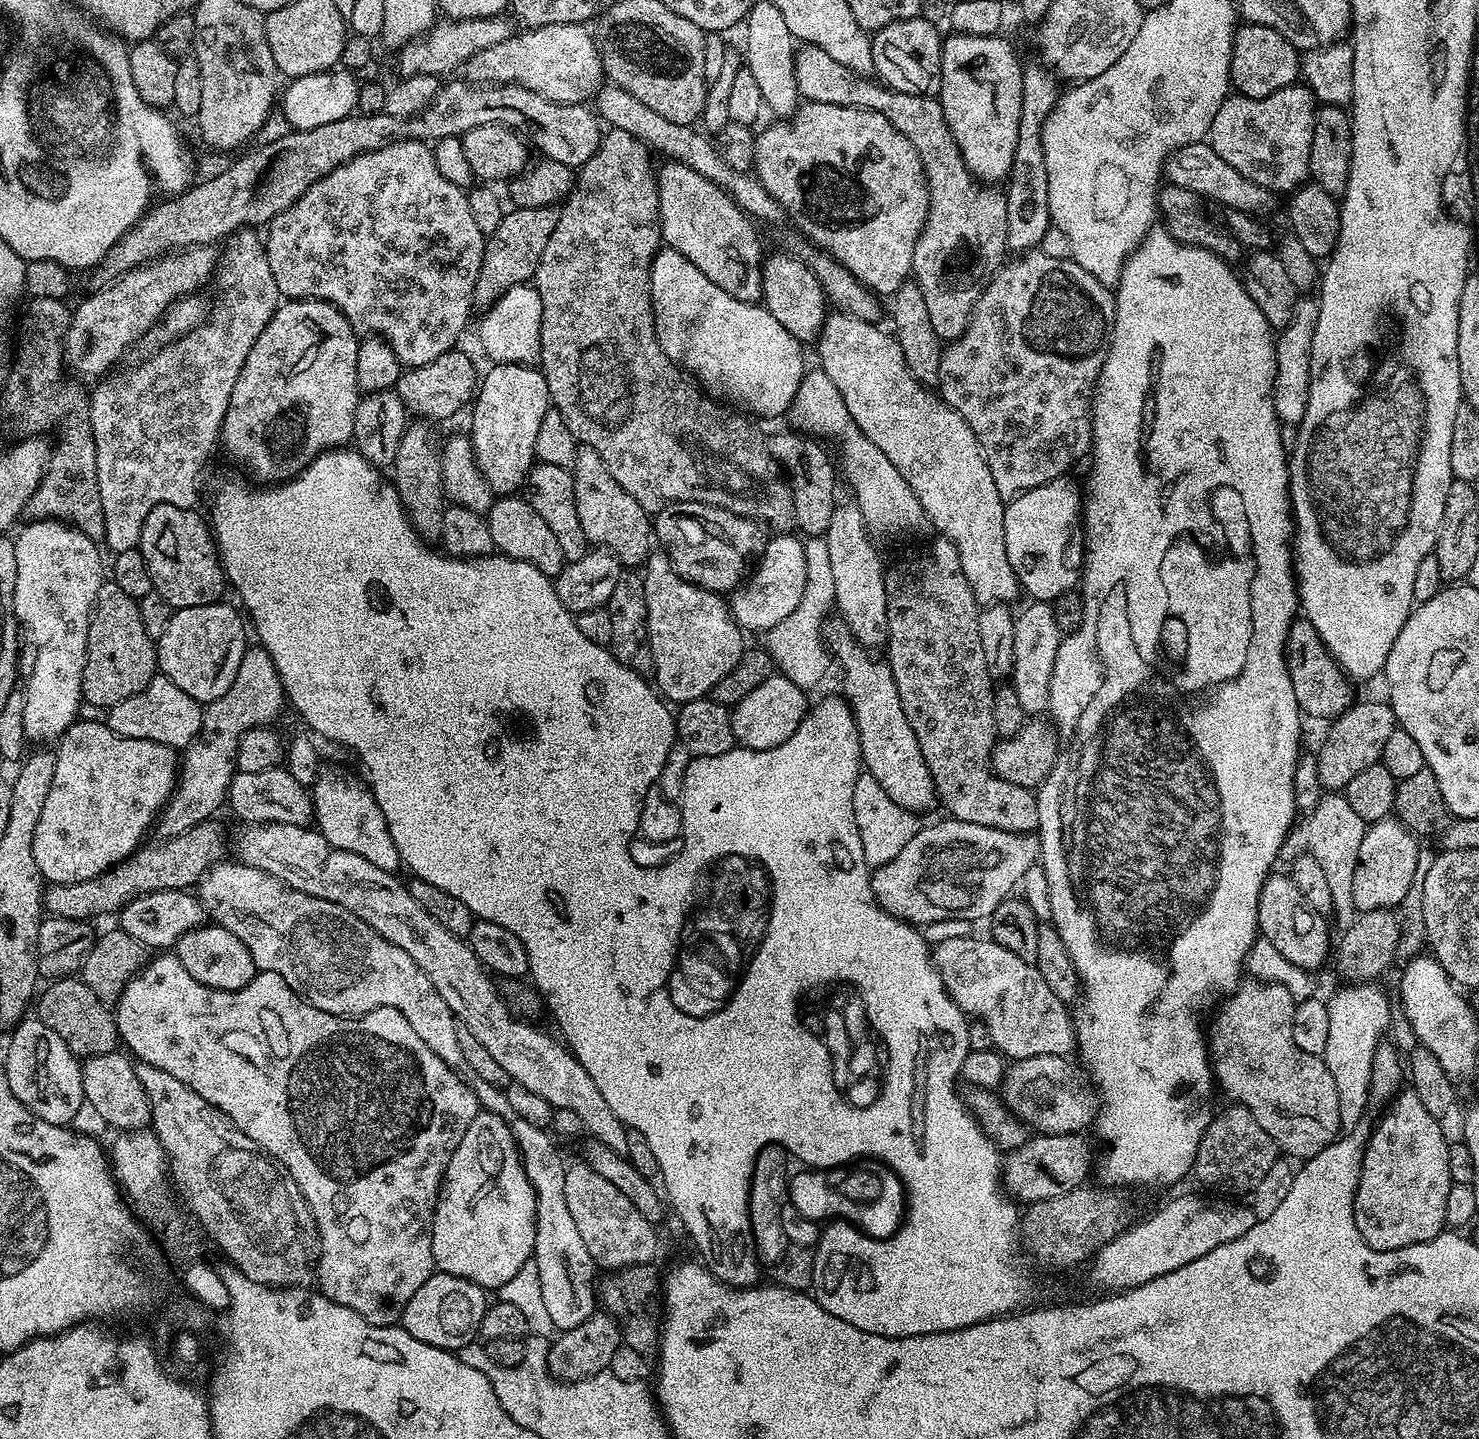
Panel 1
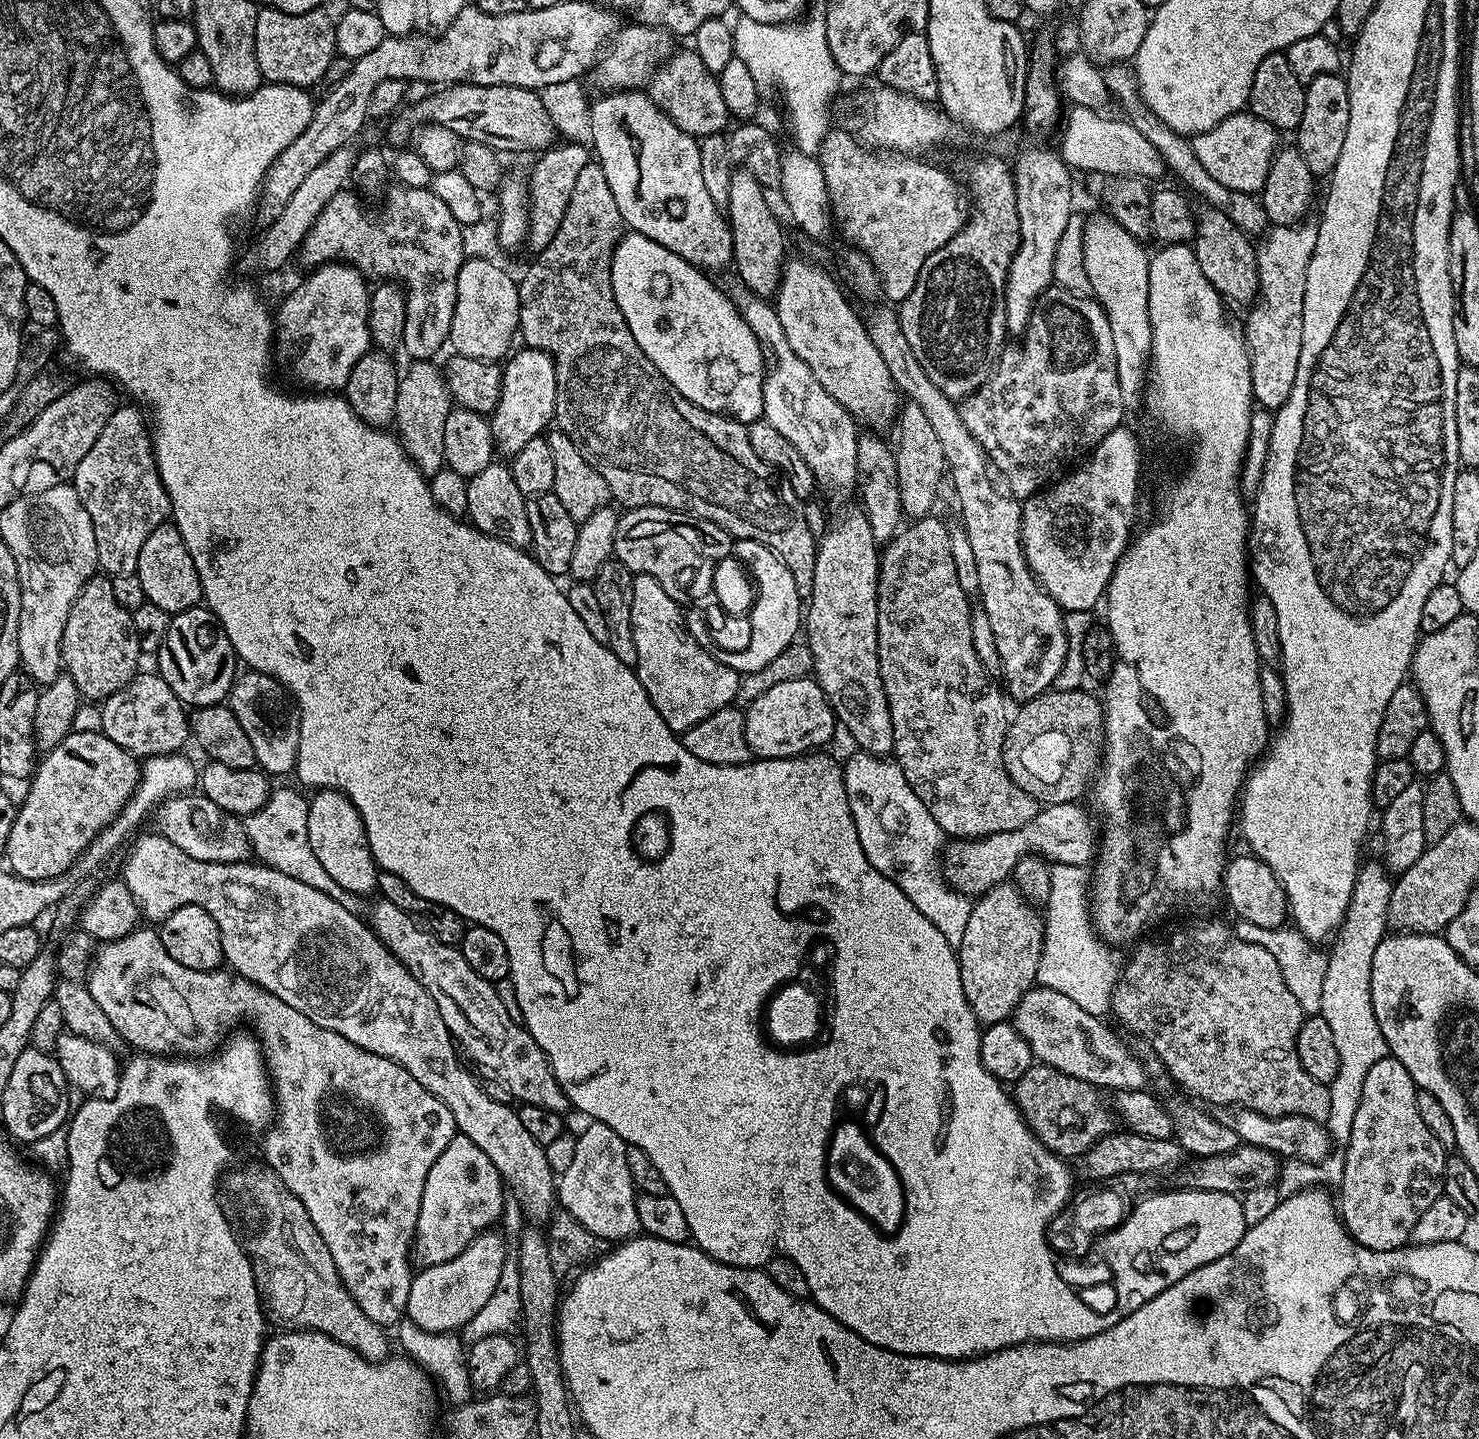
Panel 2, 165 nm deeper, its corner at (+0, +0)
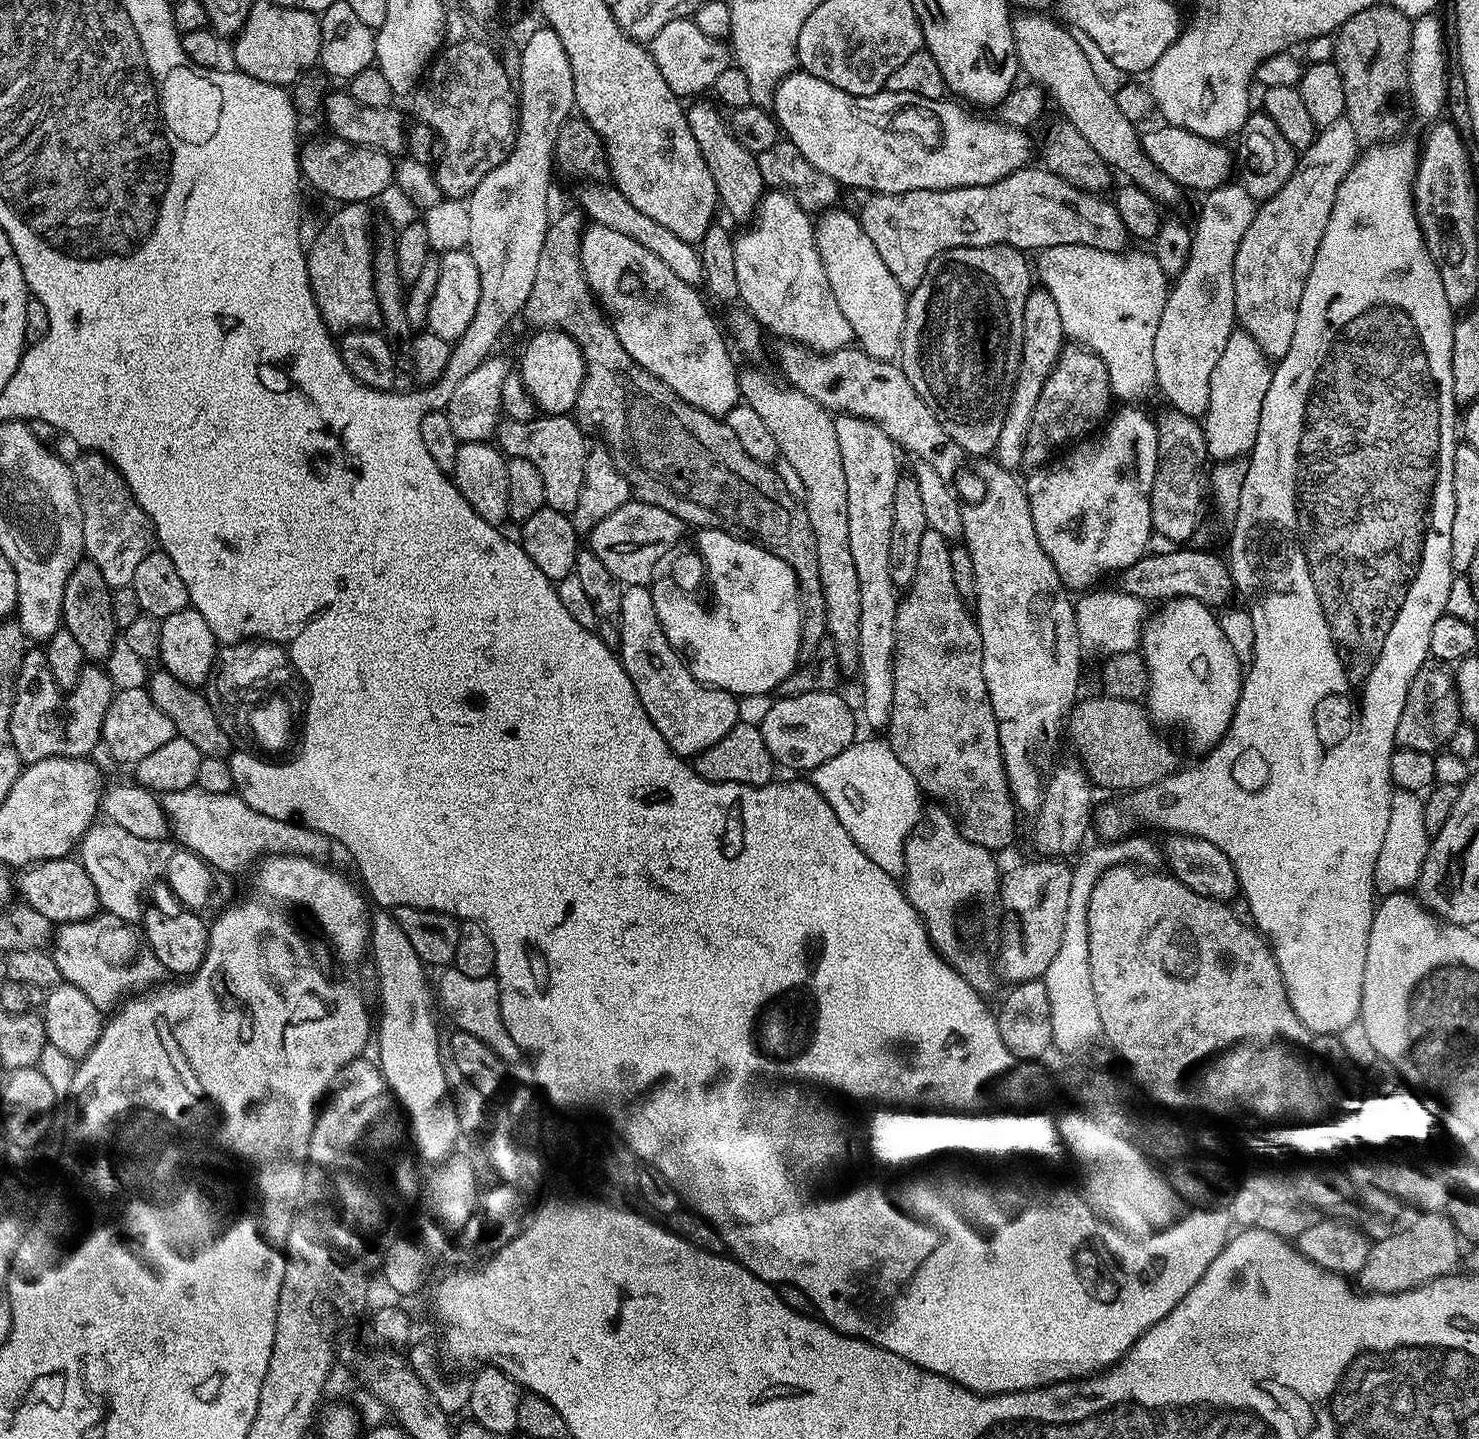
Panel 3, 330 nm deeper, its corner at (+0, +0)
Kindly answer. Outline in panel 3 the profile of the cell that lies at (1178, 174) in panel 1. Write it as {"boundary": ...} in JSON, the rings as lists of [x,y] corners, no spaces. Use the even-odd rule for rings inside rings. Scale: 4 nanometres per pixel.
{"boundary":[[[793,70],[788,76],[780,80],[780,85],[776,87],[776,93],[772,95],[770,111],[776,118],[776,123],[783,135],[794,146],[798,146],[802,158],[810,162],[810,166],[818,166],[822,174],[830,174],[836,183],[848,188],[865,188],[865,193],[879,194],[882,192],[909,192],[910,190],[950,190],[951,188],[969,188],[970,186],[986,186],[1014,174],[1020,168],[1029,167],[1032,156],[1032,140],[1027,135],[1025,129],[1015,128],[1003,122],[986,122],[975,120],[968,113],[959,108],[959,103],[951,99],[931,100],[922,98],[918,94],[902,94],[901,92],[883,91],[873,96],[855,96],[846,94],[846,90],[838,90],[838,86],[830,86],[830,82],[822,82],[822,78],[814,78],[814,74],[803,70]]]}

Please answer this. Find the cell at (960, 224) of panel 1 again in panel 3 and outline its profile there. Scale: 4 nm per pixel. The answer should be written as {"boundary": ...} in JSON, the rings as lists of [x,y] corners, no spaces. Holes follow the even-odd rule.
{"boundary":[[[991,244],[990,246],[978,246],[977,248],[951,248],[942,254],[938,254],[926,266],[926,274],[918,286],[911,289],[907,297],[908,309],[905,312],[905,330],[901,338],[898,363],[901,370],[910,378],[910,386],[918,390],[922,402],[930,406],[930,414],[942,422],[946,434],[958,442],[958,446],[969,457],[984,458],[995,453],[998,434],[1004,429],[1004,419],[1008,413],[1008,407],[1012,401],[1012,391],[1016,385],[1016,375],[1020,369],[1022,358],[1022,310],[1026,310],[1026,298],[1032,293],[1034,287],[1034,272],[1030,267],[1030,260],[1027,260],[1025,253],[1018,248],[1012,248],[1008,244]]]}

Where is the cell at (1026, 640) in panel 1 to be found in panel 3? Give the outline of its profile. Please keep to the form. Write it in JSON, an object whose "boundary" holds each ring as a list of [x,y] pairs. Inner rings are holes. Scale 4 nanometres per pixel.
{"boundary":[[[1117,588],[1110,590],[1098,590],[1083,593],[1080,600],[1075,601],[1075,625],[1078,626],[1080,646],[1083,651],[1094,652],[1101,650],[1101,655],[1112,655],[1114,653],[1126,653],[1135,651],[1143,641],[1143,628],[1150,615],[1150,608],[1147,601],[1134,598],[1133,595],[1126,594]]]}

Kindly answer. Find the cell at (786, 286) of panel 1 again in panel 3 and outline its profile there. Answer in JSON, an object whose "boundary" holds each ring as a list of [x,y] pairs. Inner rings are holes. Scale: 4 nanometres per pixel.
{"boundary":[[[700,98],[687,105],[690,134],[694,134],[694,142],[698,142],[698,150],[702,150],[702,159],[706,161],[706,167],[716,183],[719,207],[723,211],[725,208],[736,220],[751,221],[760,207],[760,197],[766,191],[764,179],[758,170],[756,153],[746,150],[746,146],[734,138],[731,123],[723,116],[725,113],[715,103],[712,104]]]}

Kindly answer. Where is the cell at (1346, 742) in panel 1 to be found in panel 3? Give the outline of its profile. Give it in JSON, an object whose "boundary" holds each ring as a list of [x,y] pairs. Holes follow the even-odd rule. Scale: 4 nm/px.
{"boundary":[[[1428,659],[1418,666],[1418,674],[1406,690],[1406,706],[1398,717],[1396,742],[1401,748],[1437,753],[1447,745],[1448,740],[1462,723],[1460,695],[1456,692],[1456,677],[1453,669],[1443,660]]]}

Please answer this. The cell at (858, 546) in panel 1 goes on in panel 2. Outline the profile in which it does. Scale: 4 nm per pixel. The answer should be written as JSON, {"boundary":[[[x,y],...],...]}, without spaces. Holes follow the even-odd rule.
{"boundary":[[[738,278],[723,281],[724,295],[740,312],[741,318],[754,330],[761,345],[770,349],[770,367],[764,378],[763,419],[774,426],[774,430],[782,433],[782,438],[802,454],[806,466],[810,466],[812,476],[817,485],[825,488],[832,496],[848,496],[857,491],[856,475],[858,474],[858,442],[861,437],[857,421],[845,410],[838,401],[826,394],[826,389],[818,378],[790,350],[790,342],[786,342],[786,330],[782,330],[782,322],[778,322],[775,307],[765,297],[754,294]],[[769,344],[769,345],[768,345]],[[772,347],[772,352],[771,348]]]}

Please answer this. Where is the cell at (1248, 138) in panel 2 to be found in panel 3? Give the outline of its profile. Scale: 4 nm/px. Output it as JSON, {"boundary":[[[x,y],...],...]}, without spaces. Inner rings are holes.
{"boundary":[[[1159,126],[1140,136],[1140,146],[1146,158],[1166,174],[1181,189],[1197,188],[1200,194],[1207,194],[1214,188],[1224,184],[1233,175],[1234,156],[1231,151],[1224,149],[1223,143],[1207,140],[1185,128]]]}

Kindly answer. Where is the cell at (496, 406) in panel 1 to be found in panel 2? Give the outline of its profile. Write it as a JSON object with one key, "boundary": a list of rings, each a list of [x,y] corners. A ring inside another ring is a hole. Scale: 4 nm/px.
{"boundary":[[[527,346],[521,349],[521,352],[513,351],[503,365],[502,398],[498,398],[498,406],[490,413],[496,448],[507,454],[515,454],[530,438],[541,435],[556,414],[556,367],[552,355]]]}

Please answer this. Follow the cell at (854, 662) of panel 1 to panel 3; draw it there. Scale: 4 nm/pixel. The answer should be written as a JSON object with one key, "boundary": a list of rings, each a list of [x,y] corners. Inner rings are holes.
{"boundary":[[[748,366],[739,373],[740,394],[778,442],[779,459],[790,462],[791,468],[802,477],[806,490],[804,509],[814,530],[818,546],[818,574],[822,594],[826,594],[826,626],[834,642],[841,669],[855,669],[858,665],[858,573],[854,571],[854,557],[850,555],[850,514],[846,514],[846,473],[842,470],[842,453],[838,450],[838,430],[833,413],[814,398],[806,398],[796,388],[775,384],[760,366]]]}

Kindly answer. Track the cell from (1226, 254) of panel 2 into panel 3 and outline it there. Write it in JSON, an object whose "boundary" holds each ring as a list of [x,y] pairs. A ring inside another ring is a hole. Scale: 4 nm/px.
{"boundary":[[[1024,12],[1013,15],[1012,33],[1020,72],[1028,75],[1027,79],[1039,85],[1050,97],[1051,103],[1053,100],[1060,107],[1059,115],[1069,120],[1074,130],[1078,130],[1078,134],[1082,134],[1082,138],[1086,138],[1086,142],[1098,150],[1109,168],[1119,175],[1121,172],[1124,178],[1146,190],[1146,194],[1153,196],[1157,204],[1167,206],[1178,203],[1182,195],[1180,185],[1166,178],[1166,174],[1162,174],[1162,170],[1158,170],[1158,166],[1146,158],[1136,132],[1137,125],[1126,118],[1122,110],[1118,110],[1115,95],[1100,85],[1082,46],[1078,46],[1072,32],[1063,27],[1067,28],[1059,19],[1051,20],[1048,14]]]}

